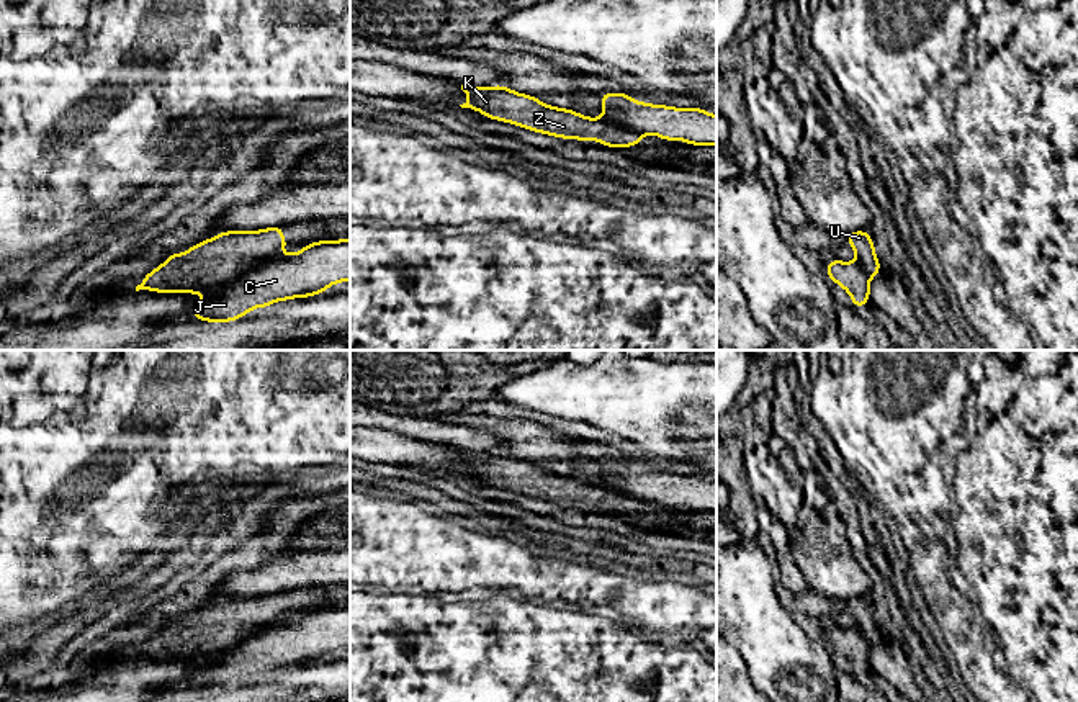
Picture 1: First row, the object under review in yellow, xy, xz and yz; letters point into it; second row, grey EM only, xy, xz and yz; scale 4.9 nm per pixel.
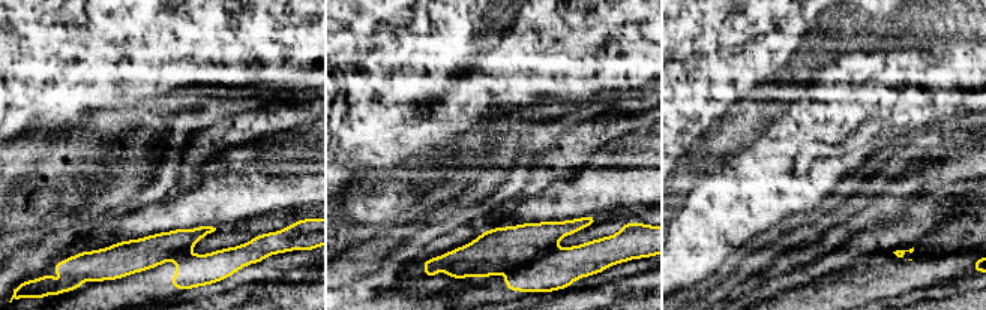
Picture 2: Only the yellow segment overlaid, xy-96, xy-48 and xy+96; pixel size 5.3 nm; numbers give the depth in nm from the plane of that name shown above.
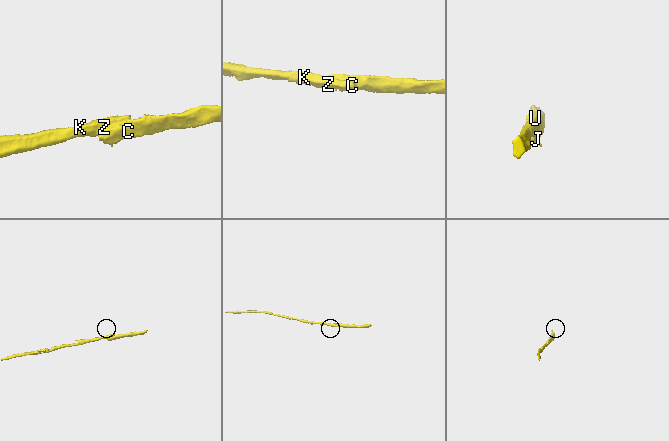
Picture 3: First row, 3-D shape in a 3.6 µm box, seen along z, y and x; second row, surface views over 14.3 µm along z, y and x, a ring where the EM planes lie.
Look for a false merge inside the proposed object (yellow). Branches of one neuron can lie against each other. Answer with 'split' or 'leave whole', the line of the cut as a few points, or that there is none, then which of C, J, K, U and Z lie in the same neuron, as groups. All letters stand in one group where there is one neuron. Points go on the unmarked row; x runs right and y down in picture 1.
split | xy (273, 624), (233, 647), (224, 647), (210, 658) | C J / K U Z

